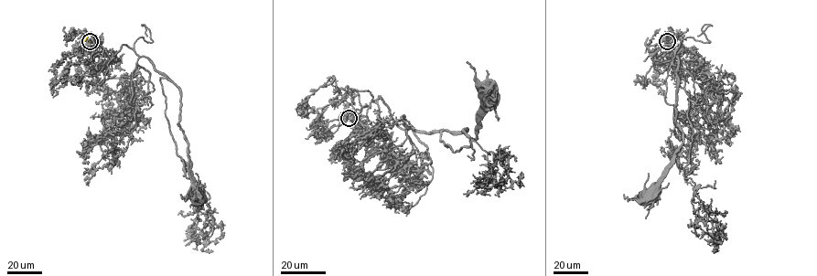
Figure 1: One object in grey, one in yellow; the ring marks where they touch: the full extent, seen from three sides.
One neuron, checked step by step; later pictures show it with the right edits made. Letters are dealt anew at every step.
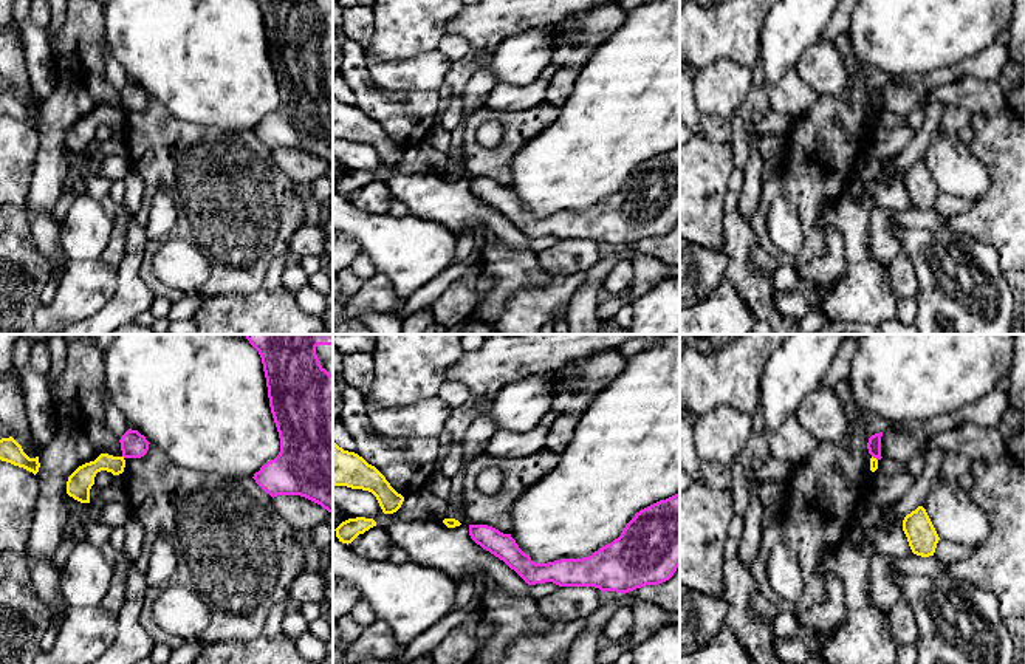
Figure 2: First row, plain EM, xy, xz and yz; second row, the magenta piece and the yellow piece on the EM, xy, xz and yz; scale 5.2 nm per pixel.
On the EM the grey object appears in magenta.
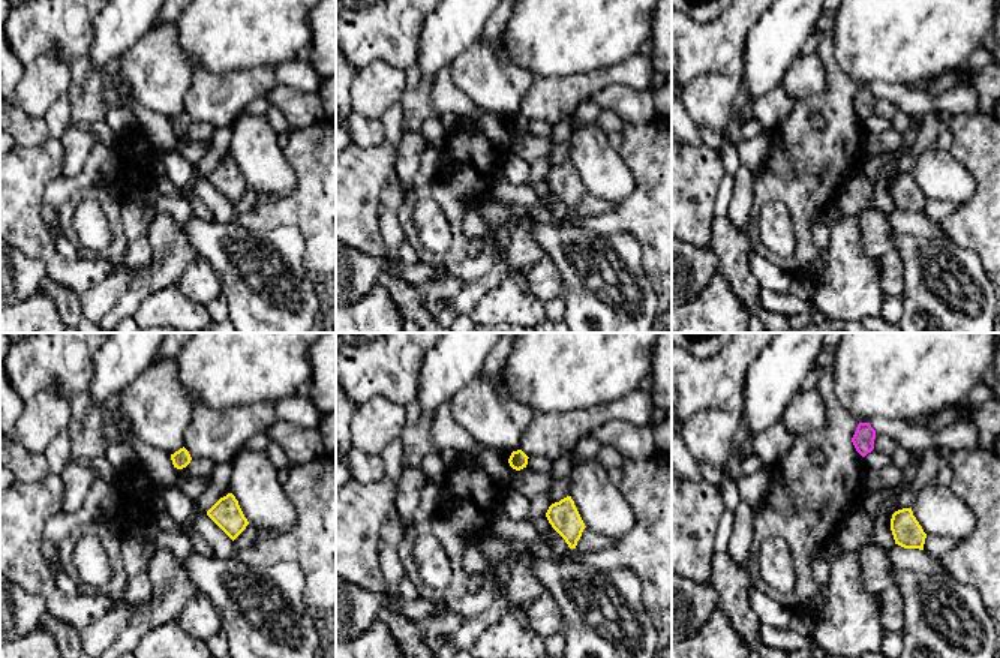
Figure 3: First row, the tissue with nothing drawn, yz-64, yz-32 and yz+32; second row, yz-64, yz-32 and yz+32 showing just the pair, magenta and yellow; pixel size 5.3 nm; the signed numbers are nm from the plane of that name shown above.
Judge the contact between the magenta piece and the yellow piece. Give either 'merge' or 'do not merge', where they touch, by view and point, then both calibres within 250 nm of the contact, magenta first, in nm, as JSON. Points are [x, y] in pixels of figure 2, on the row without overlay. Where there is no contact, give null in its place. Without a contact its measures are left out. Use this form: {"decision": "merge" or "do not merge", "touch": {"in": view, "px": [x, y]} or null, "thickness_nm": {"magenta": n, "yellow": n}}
{"decision": "do not merge", "touch": {"in": "yz", "px": [875, 110]}, "thickness_nm": {"magenta": 70, "yellow": 50}}

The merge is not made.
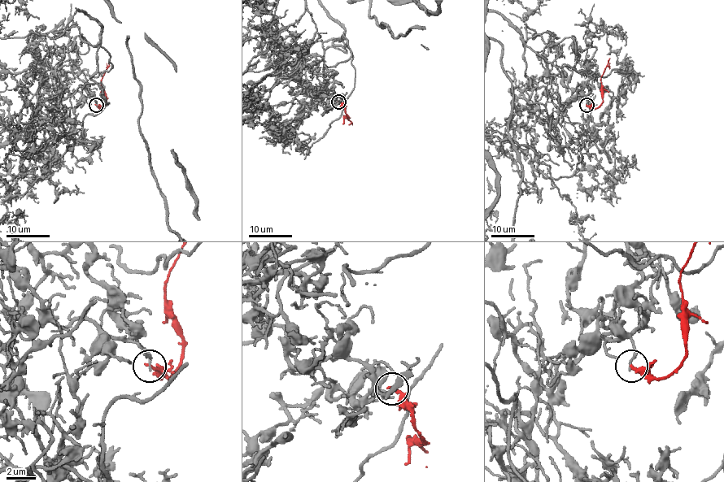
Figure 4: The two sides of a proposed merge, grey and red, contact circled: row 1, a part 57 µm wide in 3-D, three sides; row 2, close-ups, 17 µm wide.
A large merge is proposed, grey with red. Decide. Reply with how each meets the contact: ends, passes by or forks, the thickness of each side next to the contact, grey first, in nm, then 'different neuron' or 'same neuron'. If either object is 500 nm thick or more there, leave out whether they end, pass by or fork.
grey ends there; red ends there; 220 nm thick on the grey side, 240 nm on the other; different neuron

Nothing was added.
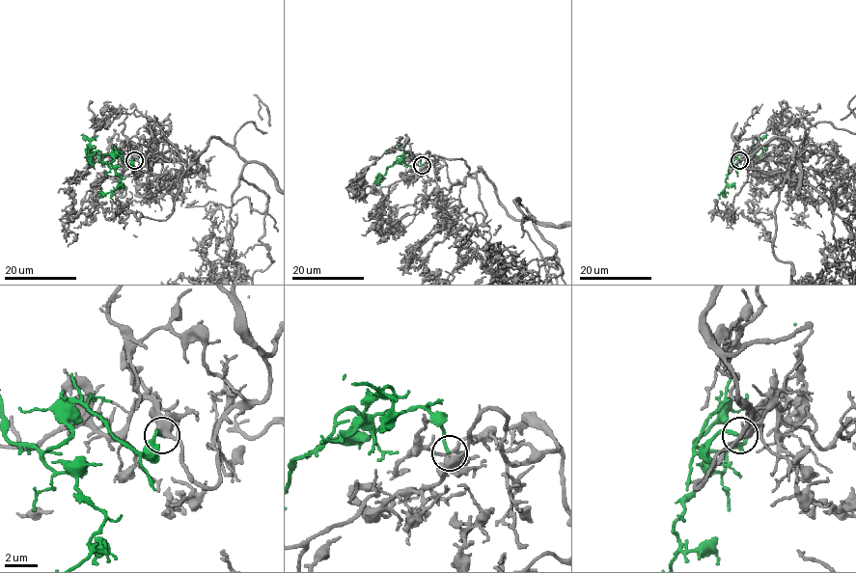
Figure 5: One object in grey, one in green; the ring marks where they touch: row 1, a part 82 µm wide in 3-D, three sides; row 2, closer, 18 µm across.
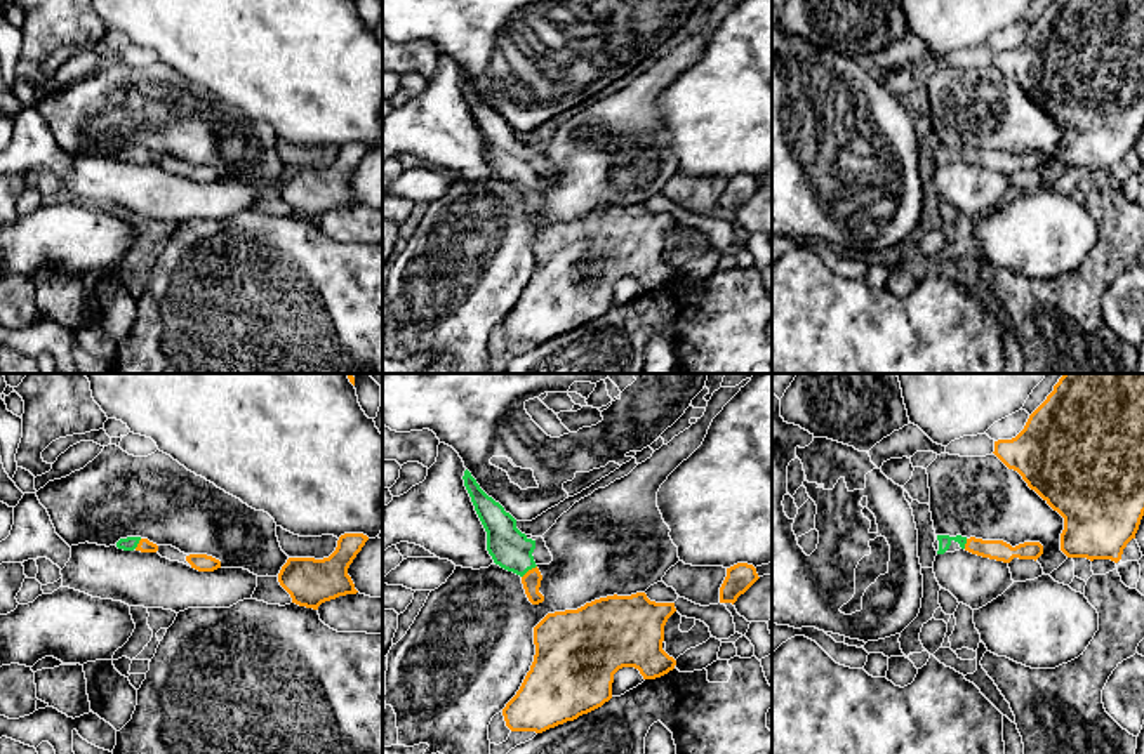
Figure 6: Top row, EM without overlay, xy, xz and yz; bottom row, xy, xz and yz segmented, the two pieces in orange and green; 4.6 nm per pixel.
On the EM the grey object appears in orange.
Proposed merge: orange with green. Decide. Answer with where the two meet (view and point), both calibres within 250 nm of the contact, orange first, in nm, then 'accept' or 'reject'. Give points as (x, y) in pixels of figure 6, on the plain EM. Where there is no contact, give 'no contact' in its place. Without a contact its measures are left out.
xz (529, 181) | 90/180 nm | accept

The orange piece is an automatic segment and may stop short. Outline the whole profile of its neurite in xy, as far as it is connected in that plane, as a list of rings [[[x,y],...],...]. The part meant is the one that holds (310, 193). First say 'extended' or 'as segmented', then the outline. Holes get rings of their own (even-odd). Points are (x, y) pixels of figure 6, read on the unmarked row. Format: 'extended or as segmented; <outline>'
as segmented; [[[344,144],[329,169],[289,169],[278,184],[278,193],[292,214],[313,221],[339,207],[356,205],[348,179],[367,151],[363,144]]]

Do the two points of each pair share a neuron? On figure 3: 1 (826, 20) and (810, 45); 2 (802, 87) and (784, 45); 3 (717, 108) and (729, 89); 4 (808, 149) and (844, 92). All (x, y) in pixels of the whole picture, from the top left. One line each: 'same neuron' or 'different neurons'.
1: same neuron
2: different neurons
3: same neuron
4: same neuron

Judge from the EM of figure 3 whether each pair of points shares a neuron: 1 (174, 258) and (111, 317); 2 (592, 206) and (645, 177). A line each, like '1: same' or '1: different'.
1: same
2: different

